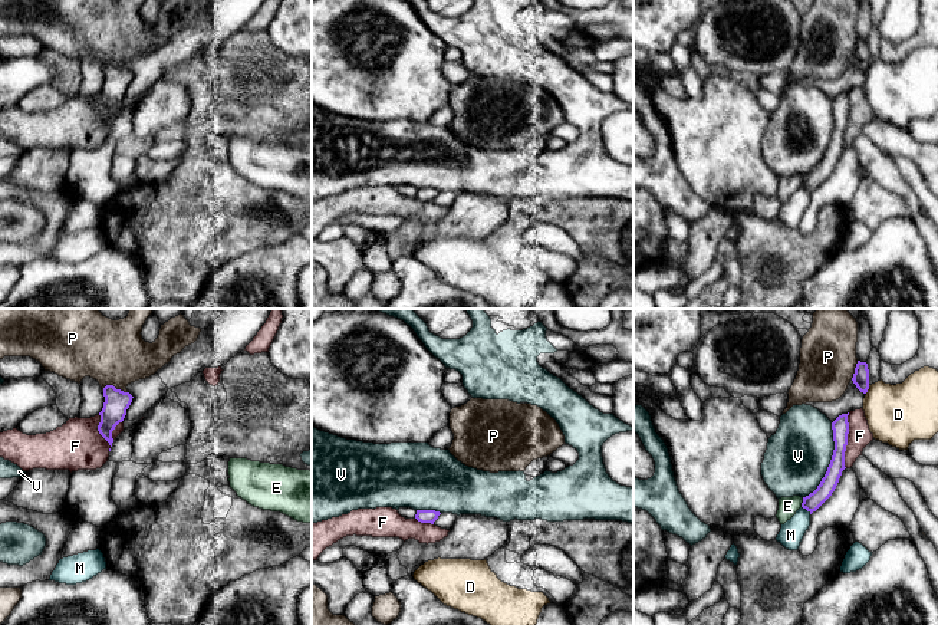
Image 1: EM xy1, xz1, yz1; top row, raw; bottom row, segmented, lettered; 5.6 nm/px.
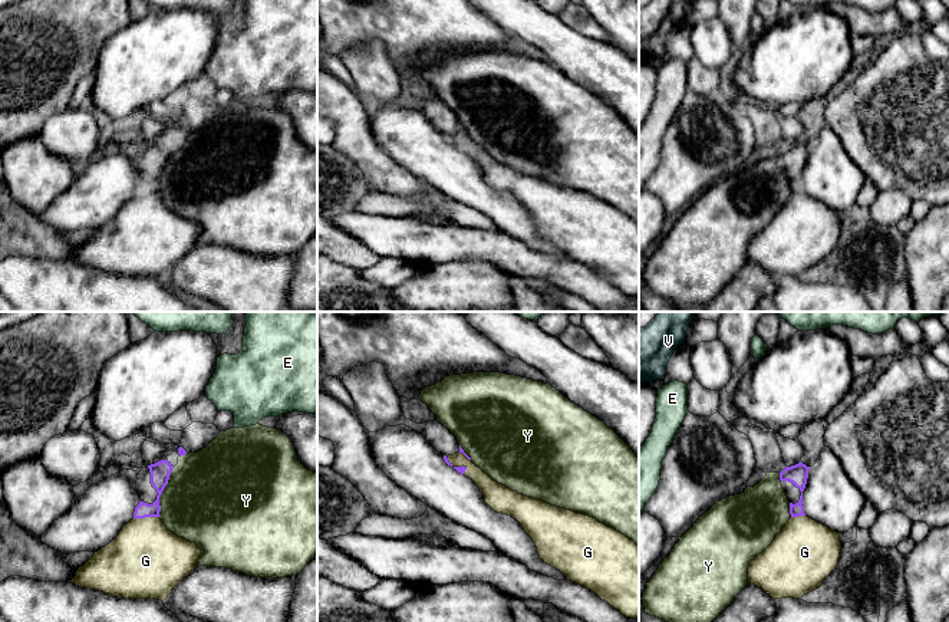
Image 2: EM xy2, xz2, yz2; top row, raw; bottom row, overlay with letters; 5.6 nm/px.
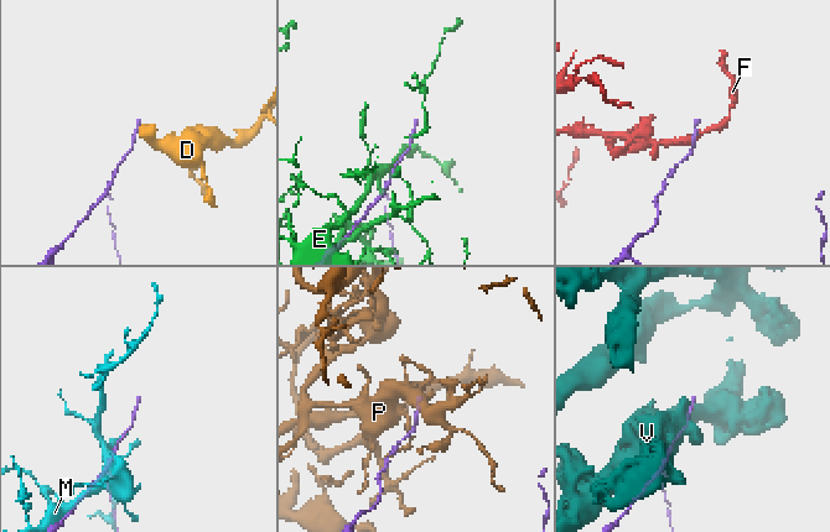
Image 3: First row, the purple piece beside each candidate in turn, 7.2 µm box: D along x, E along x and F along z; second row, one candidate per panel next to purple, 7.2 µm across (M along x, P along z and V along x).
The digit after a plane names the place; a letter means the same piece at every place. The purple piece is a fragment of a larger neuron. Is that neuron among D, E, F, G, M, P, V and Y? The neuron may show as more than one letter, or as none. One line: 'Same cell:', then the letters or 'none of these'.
Same cell: none of these

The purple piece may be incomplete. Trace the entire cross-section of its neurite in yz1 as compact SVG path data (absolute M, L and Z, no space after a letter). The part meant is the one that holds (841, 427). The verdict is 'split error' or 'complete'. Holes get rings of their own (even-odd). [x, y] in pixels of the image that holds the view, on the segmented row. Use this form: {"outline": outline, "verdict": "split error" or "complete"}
{"outline": "M849 412L842 414L832 422L835 450L830 464L817 489L809 496L803 497L802 507L806 509L810 514L816 511L832 496L839 483L842 471L846 468L845 451L849 434L848 415Z", "verdict": "complete"}

